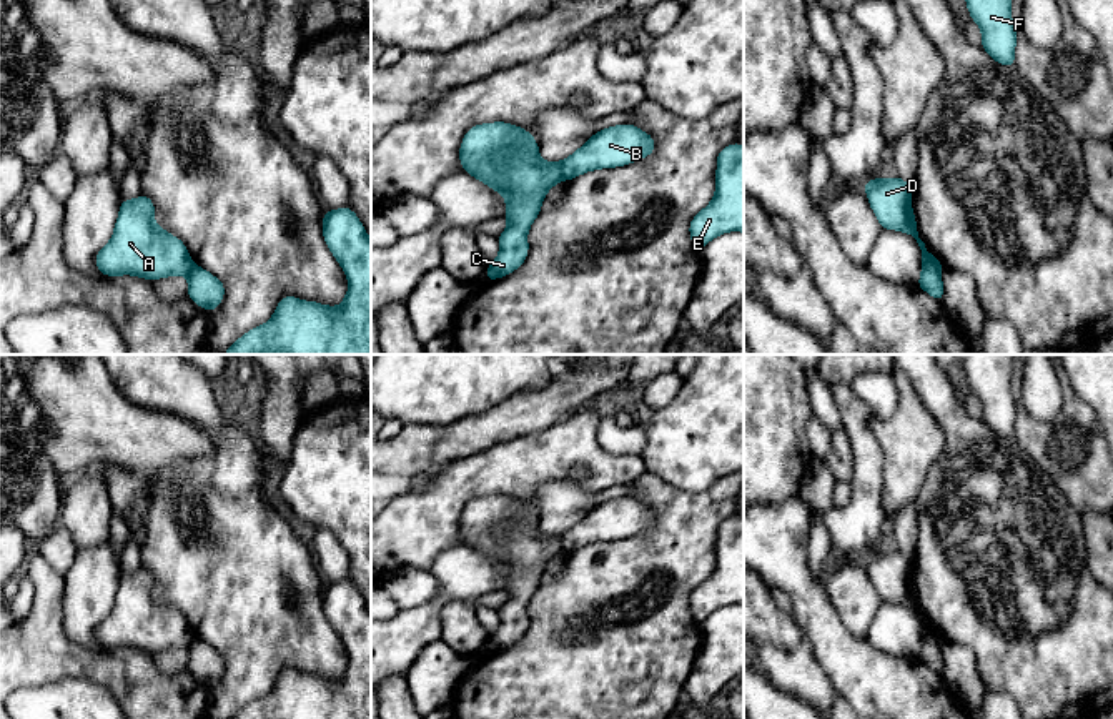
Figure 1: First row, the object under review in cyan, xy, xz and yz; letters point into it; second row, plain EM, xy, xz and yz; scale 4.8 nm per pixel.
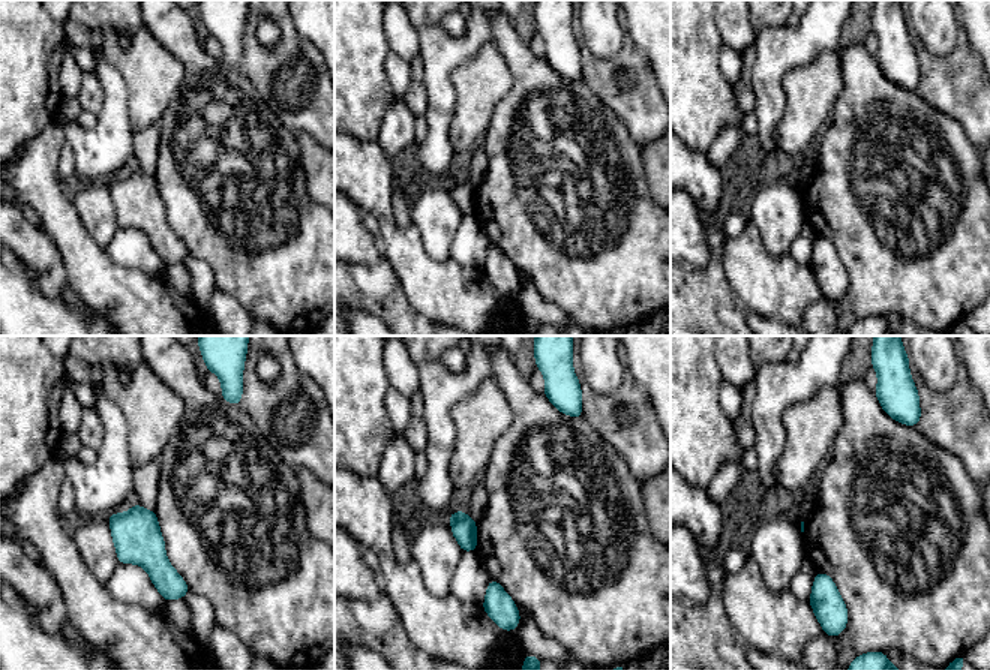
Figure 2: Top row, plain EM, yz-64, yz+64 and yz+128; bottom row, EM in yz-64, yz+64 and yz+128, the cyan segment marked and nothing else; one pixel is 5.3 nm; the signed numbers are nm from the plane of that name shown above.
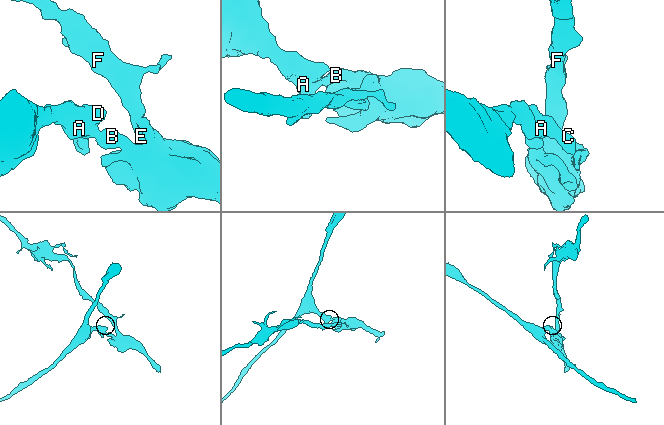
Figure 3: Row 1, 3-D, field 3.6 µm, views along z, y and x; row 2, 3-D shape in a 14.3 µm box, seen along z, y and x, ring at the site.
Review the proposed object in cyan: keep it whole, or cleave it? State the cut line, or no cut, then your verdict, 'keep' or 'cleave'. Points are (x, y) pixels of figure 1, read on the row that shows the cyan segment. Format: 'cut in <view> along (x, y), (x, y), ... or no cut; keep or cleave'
cut in xz along (559, 162), (564, 178); cleave

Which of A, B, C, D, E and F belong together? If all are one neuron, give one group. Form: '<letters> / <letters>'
A C D / B E F

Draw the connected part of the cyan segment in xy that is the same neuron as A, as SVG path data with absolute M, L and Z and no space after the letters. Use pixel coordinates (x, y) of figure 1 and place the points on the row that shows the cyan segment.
M143 193L121 200L111 240L95 256L101 275L160 280L188 276L193 260L185 243L155 223L155 205Z

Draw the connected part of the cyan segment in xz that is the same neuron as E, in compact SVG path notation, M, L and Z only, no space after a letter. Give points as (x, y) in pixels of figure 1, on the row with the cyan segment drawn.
M737 141L719 151L715 195L689 225L692 245L699 251L729 231L744 233L744 146Z

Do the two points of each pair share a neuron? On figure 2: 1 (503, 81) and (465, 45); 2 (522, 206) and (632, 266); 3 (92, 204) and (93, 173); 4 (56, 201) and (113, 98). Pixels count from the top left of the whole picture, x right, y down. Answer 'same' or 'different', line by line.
1: different
2: same
3: different
4: different

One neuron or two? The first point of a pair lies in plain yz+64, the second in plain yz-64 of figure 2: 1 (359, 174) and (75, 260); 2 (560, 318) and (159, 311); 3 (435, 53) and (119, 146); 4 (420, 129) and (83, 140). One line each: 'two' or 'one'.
1: one
2: two
3: one
4: two

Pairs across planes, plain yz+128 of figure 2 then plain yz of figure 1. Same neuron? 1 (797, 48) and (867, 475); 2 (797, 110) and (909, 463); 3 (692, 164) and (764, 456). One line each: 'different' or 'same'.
1: same
2: same
3: different

